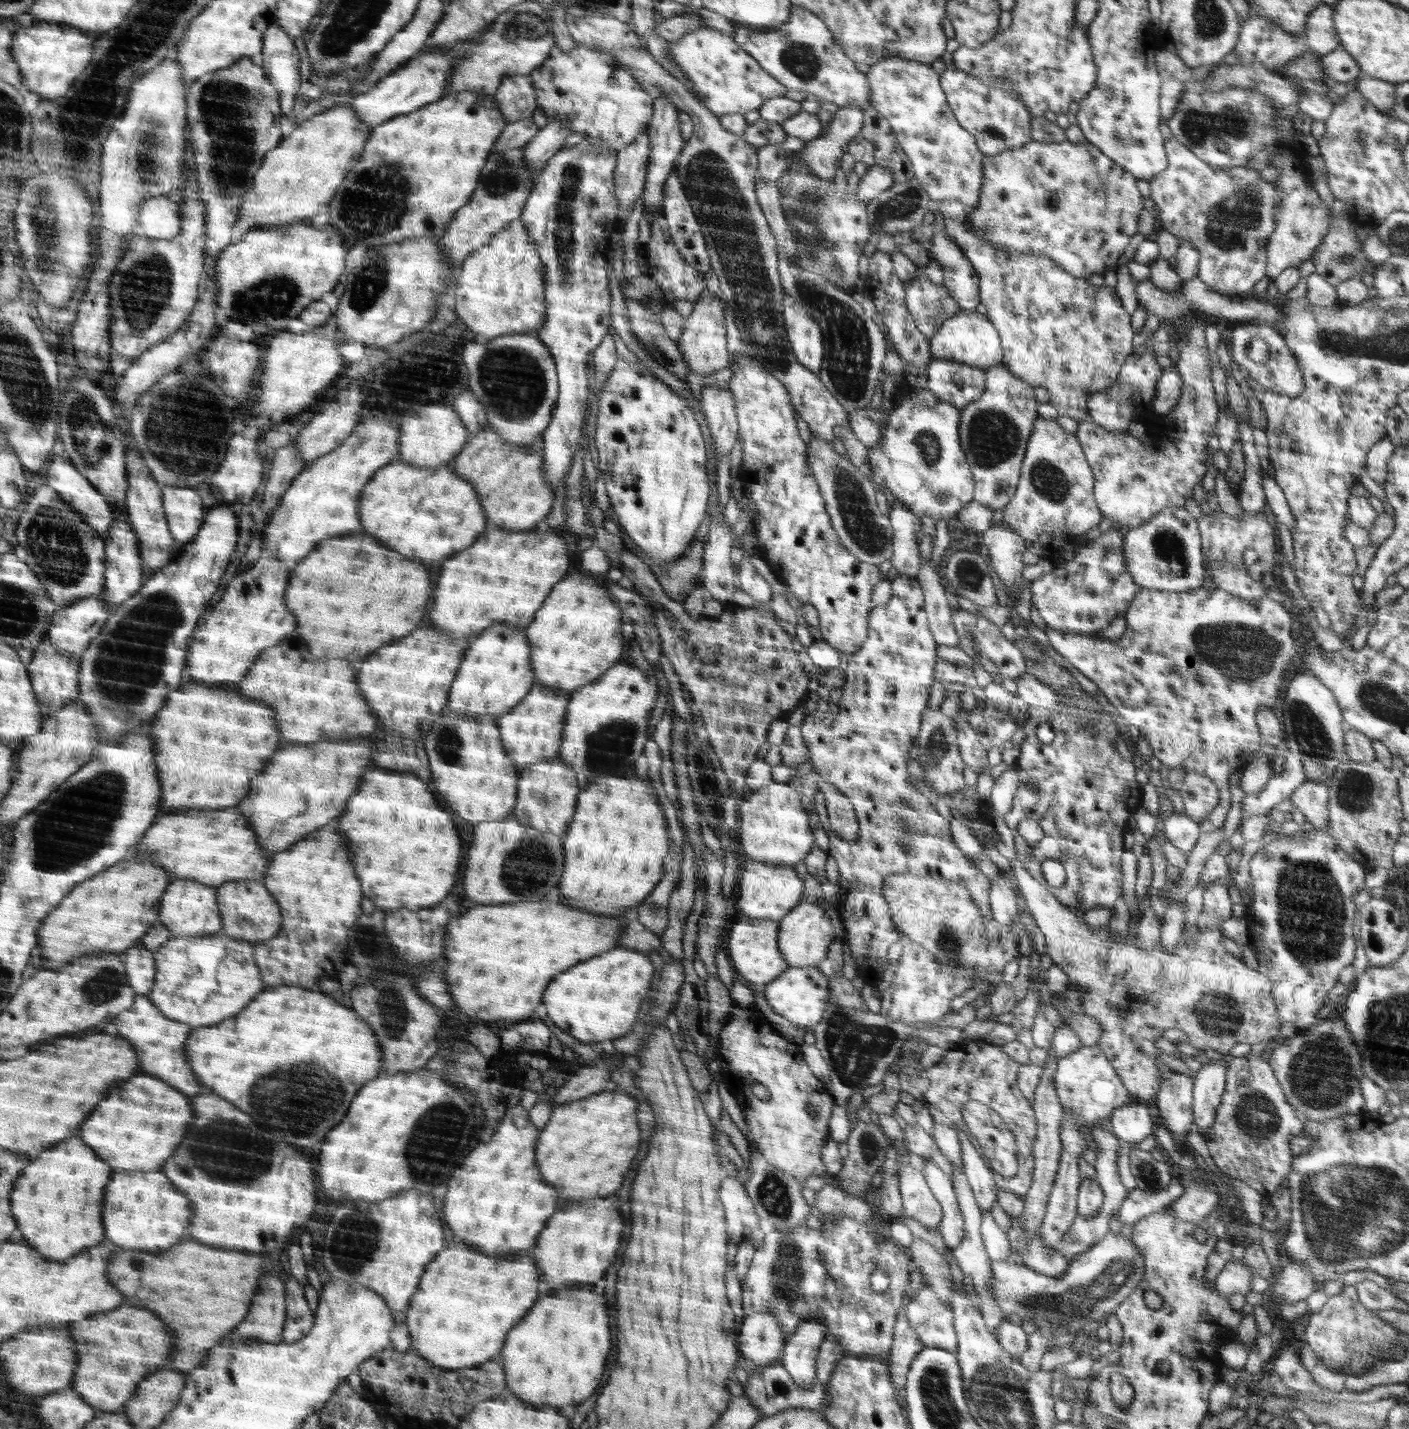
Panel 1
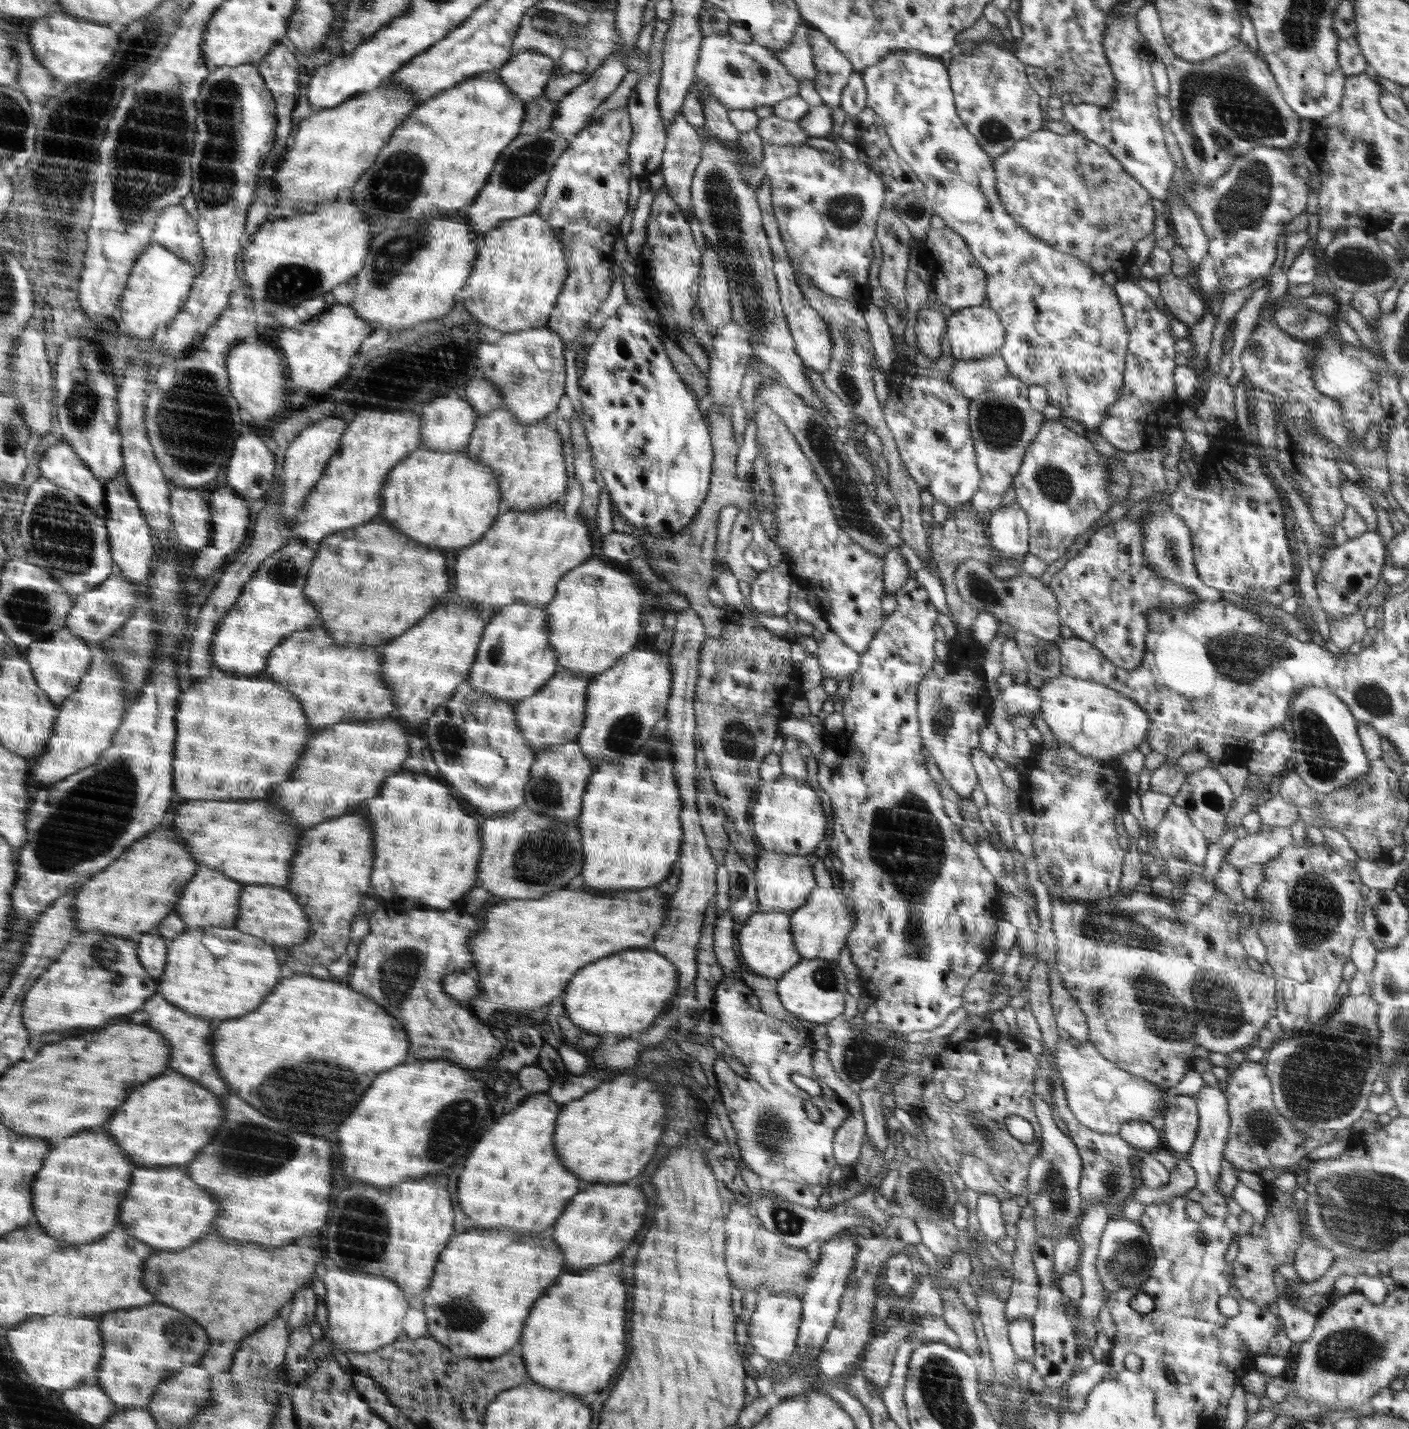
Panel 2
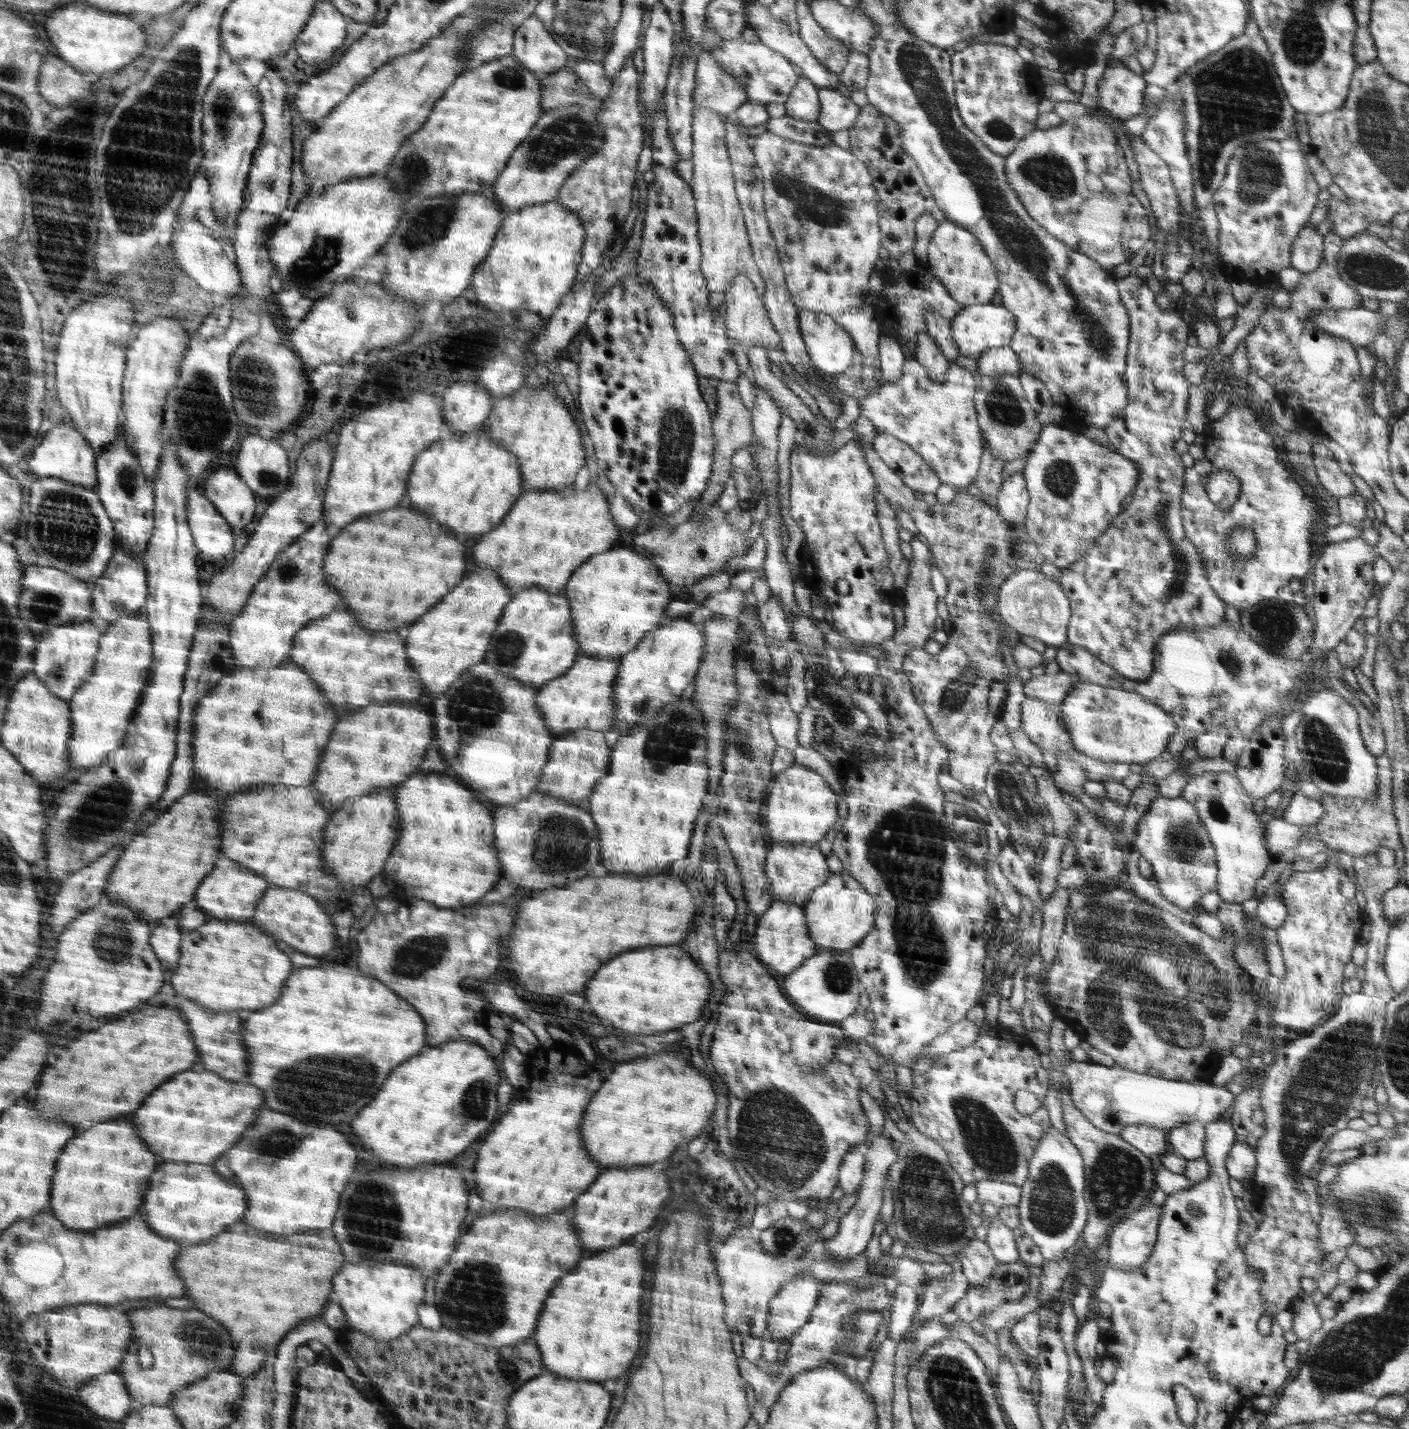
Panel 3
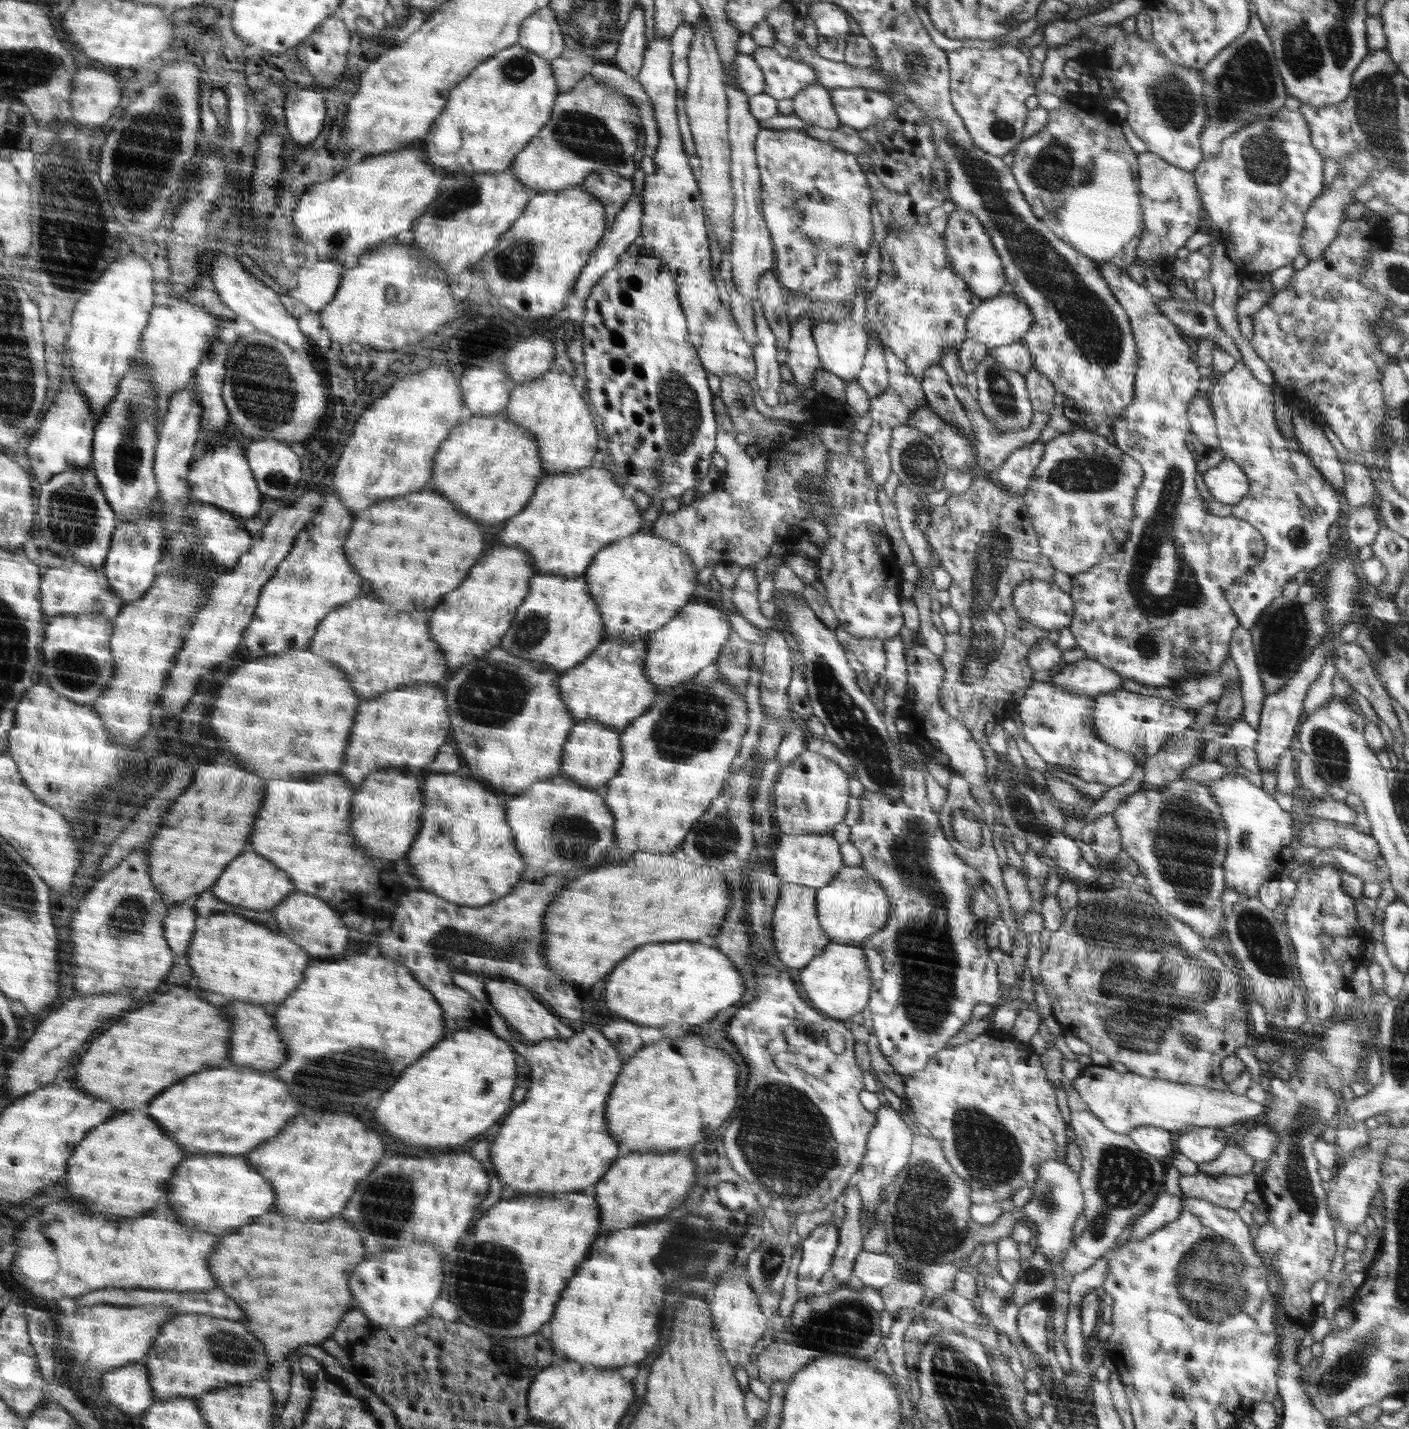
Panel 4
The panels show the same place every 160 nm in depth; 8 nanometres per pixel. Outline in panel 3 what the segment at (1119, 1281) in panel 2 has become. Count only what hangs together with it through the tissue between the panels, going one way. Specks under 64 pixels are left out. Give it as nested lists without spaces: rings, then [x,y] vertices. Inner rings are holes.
[[[1148,1205],[1142,1207],[1130,1218],[1118,1222],[1108,1238],[1108,1264],[1110,1267],[1119,1270],[1138,1269],[1148,1262],[1148,1257],[1152,1255],[1154,1249],[1158,1226],[1162,1216],[1162,1206]]]

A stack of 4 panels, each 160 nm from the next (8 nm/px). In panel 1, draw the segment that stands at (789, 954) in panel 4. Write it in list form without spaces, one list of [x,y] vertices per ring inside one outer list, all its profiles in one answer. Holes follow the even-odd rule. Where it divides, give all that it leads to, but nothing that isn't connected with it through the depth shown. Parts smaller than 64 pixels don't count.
[[[741,918],[731,926],[725,939],[728,959],[735,974],[751,987],[761,990],[763,986],[775,981],[780,974],[786,972],[788,963],[778,950],[779,921],[768,918]]]

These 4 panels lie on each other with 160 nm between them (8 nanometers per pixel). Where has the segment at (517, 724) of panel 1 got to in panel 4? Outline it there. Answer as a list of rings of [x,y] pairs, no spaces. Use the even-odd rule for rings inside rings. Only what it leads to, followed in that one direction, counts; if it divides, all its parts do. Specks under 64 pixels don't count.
[[[649,636],[634,642],[621,638],[602,640],[582,664],[559,676],[560,695],[576,724],[592,719],[623,732],[636,718],[652,708],[656,695],[661,692],[649,681],[643,669],[648,639]]]

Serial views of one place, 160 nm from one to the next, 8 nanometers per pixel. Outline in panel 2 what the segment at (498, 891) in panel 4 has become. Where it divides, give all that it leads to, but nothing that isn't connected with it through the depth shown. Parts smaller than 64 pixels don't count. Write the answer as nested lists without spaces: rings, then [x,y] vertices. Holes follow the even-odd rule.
[[[398,772],[394,773],[386,782],[384,782],[382,789],[378,794],[371,799],[363,802],[362,807],[365,805],[365,814],[368,814],[367,819],[372,822],[371,828],[374,831],[376,838],[374,843],[376,844],[376,870],[372,870],[372,888],[374,892],[380,896],[381,900],[386,900],[395,911],[408,911],[414,909],[444,909],[450,908],[454,900],[460,900],[474,884],[477,884],[476,870],[479,868],[479,862],[482,860],[483,842],[480,842],[480,828],[478,828],[478,822],[474,816],[468,814],[468,810],[452,796],[450,788],[444,786],[442,781],[434,780],[428,775],[426,776],[414,776],[414,772]]]

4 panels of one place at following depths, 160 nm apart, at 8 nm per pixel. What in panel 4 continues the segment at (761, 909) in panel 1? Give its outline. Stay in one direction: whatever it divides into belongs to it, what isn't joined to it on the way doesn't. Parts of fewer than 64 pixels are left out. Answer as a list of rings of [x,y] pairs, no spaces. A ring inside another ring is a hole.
[[[833,834],[781,835],[774,853],[775,875],[783,882],[822,888],[832,882],[839,870],[843,868],[842,846]]]

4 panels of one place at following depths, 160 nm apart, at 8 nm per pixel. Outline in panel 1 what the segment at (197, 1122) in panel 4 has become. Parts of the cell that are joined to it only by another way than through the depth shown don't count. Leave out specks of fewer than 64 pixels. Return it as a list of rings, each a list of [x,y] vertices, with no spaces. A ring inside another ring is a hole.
[[[132,1075],[124,1084],[111,1088],[112,1092],[92,1110],[84,1126],[80,1126],[78,1138],[88,1142],[96,1154],[100,1154],[115,1173],[128,1170],[138,1172],[157,1171],[170,1157],[194,1122],[192,1096],[174,1090],[163,1079],[152,1075]]]

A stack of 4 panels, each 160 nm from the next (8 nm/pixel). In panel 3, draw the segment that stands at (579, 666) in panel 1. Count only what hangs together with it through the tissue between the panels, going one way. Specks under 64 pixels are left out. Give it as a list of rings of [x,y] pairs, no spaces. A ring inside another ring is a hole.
[[[631,546],[607,550],[602,554],[592,557],[586,564],[579,566],[571,574],[562,591],[567,601],[571,603],[573,626],[575,626],[575,639],[582,655],[595,656],[596,658],[614,658],[631,653],[644,634],[656,630],[661,624],[660,618],[665,616],[664,606],[669,604],[669,582],[663,579],[657,566],[651,563],[650,556],[638,554]]]

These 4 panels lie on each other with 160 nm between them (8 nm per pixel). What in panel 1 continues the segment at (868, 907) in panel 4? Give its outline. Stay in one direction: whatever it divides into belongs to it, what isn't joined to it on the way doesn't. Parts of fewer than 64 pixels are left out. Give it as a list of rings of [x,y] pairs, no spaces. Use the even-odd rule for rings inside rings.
[[[804,900],[779,920],[779,931],[780,950],[784,950],[783,959],[789,967],[823,966],[822,960],[826,960],[828,956],[828,946],[834,940],[834,932],[828,916],[822,914],[822,924],[820,924],[820,905]],[[820,930],[822,930],[822,936],[820,936]]]

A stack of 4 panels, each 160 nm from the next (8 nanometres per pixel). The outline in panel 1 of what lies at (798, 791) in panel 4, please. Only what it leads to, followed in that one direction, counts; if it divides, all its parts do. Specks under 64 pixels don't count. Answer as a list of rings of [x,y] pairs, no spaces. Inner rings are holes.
[[[770,782],[766,786],[750,793],[742,802],[738,803],[739,826],[738,843],[743,860],[756,860],[770,865],[792,866],[800,862],[814,847],[814,836],[810,830],[808,813],[802,806],[802,798],[787,783]]]

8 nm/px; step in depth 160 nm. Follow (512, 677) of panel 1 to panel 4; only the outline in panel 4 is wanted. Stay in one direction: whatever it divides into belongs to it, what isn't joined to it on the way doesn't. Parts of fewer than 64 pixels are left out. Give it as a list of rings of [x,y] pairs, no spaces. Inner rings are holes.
[[[540,573],[531,578],[530,592],[518,607],[499,647],[518,658],[539,662],[564,673],[582,664],[598,648],[603,630],[602,614],[583,575],[564,578],[562,574]]]

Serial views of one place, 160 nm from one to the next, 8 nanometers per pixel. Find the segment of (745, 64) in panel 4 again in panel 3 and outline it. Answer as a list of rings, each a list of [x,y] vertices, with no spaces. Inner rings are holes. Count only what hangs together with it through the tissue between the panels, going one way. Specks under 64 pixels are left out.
[[[708,51],[700,53],[695,70],[694,106],[715,110],[725,117],[746,102],[743,84],[724,72]]]

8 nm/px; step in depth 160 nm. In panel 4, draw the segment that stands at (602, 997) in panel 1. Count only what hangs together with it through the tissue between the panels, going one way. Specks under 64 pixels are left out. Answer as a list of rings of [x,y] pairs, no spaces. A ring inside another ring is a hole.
[[[700,941],[666,942],[658,946],[644,946],[644,950],[636,950],[632,958],[624,958],[624,962],[620,962],[620,966],[616,966],[616,970],[608,976],[602,996],[604,1006],[614,1018],[657,1028],[675,1022],[689,1027],[710,1022],[720,1010],[739,1004],[745,990],[744,982],[736,966],[716,947],[702,945]]]

